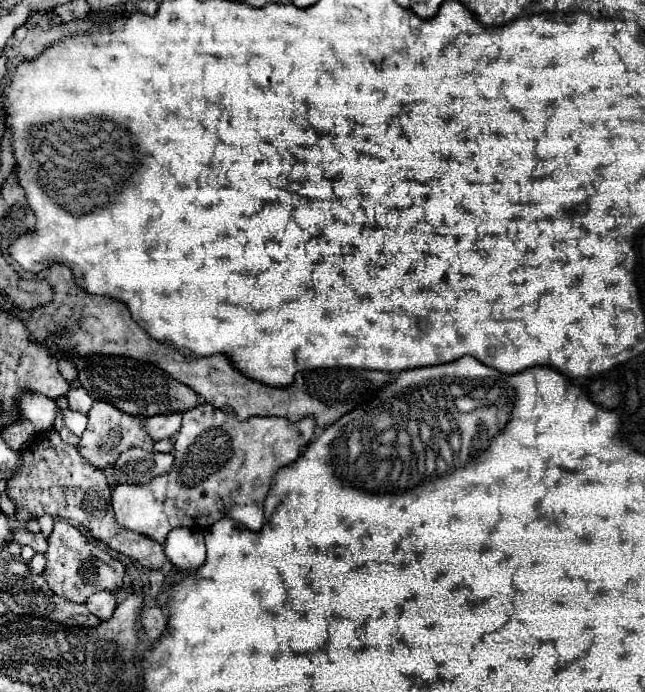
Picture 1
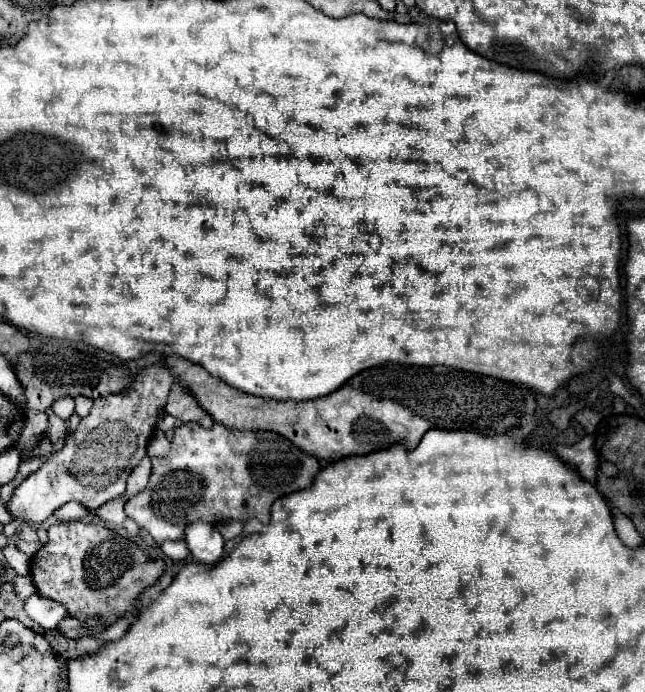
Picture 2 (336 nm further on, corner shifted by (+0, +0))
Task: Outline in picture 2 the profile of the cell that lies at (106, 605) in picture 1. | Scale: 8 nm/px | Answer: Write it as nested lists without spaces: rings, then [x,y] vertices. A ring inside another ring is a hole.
[[[33,594],[31,598],[25,600],[25,612],[31,620],[35,620],[45,630],[53,630],[67,616],[63,604],[43,598],[39,594]]]

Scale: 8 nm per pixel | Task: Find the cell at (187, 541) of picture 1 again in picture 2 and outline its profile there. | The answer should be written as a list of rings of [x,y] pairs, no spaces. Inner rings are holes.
[[[189,524],[189,530],[185,532],[187,546],[191,550],[191,556],[201,564],[215,564],[219,562],[223,554],[223,536],[213,524]]]

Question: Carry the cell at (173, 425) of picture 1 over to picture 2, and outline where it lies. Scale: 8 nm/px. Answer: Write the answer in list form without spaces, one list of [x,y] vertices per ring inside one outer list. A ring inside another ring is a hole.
[[[175,382],[171,386],[169,392],[169,402],[165,406],[165,410],[179,418],[181,422],[197,422],[203,428],[211,428],[213,426],[213,418],[209,418],[209,414],[199,406],[197,398],[189,392],[189,388],[185,388],[183,384]]]

